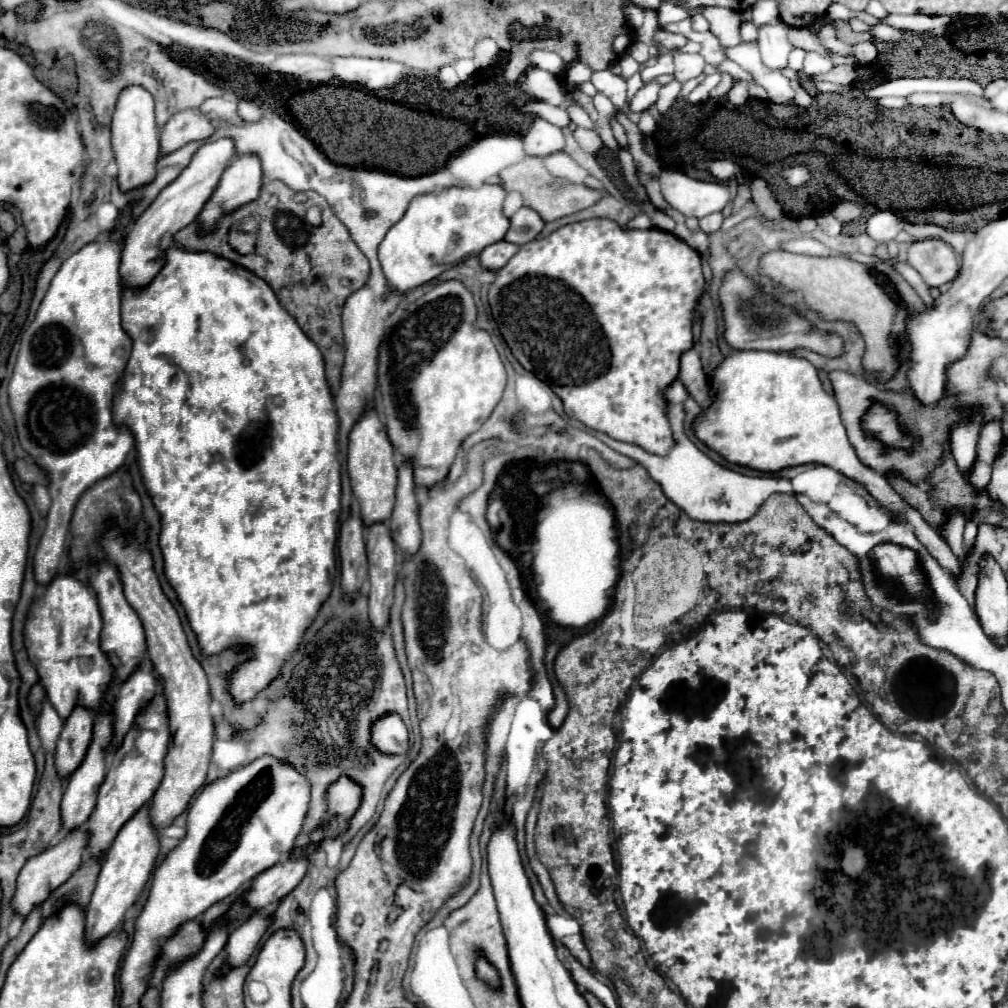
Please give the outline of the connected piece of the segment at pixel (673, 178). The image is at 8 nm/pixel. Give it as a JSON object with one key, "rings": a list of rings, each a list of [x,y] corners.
{"rings":[[[665,170],[659,182],[665,202],[683,216],[703,218],[711,212],[721,212],[731,198],[727,184],[701,182],[675,170]]]}

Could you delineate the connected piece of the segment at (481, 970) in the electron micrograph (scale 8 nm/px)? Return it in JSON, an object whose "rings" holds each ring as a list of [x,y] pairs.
{"rings":[[[477,958],[477,976],[483,978],[485,982],[489,982],[495,988],[499,986],[499,974],[497,974],[497,970],[485,958]]]}

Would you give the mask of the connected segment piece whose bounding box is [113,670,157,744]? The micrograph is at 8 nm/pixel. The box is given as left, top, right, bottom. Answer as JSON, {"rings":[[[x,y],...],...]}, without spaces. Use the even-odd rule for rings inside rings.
{"rings":[[[135,670],[129,680],[121,686],[115,698],[115,736],[113,744],[119,744],[125,736],[125,732],[131,728],[137,712],[153,698],[157,692],[157,678],[155,672],[141,672]]]}

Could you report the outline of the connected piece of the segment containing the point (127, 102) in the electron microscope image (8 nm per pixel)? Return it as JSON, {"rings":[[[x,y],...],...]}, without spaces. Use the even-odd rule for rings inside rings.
{"rings":[[[129,86],[119,94],[111,122],[111,142],[119,166],[117,182],[121,192],[131,192],[155,180],[155,164],[159,160],[159,128],[155,124],[153,96],[141,86]]]}

